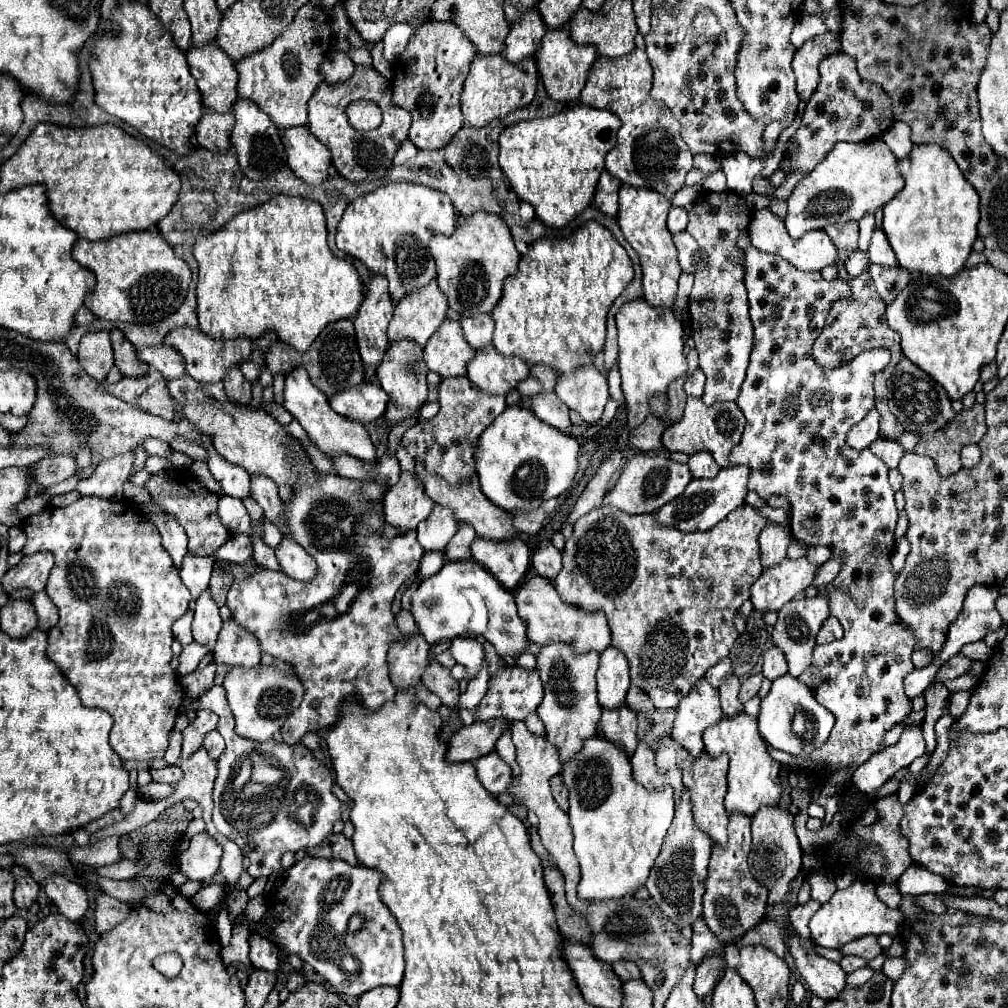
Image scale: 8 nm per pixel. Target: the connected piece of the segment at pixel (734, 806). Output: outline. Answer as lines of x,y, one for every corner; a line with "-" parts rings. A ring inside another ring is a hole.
739,713
737,717
731,719
721,719
717,725
705,731
703,741
705,741
705,751
711,757
719,757
719,755
729,757
729,773
727,773
729,789
725,795
727,815
741,813
753,817
763,805
773,805
773,807
779,805
783,793
779,781
781,765
769,757
765,741
759,737
757,731
757,719
749,717
747,713

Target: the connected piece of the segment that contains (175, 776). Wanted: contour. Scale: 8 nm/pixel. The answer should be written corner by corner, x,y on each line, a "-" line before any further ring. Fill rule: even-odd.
169,765
165,769
151,769
151,775
153,775
153,781
159,781
159,783
177,783
183,777
183,771
177,765

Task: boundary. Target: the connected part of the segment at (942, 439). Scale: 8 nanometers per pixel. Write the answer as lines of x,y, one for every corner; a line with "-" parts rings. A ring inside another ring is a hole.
975,403
969,411
957,413
955,419
937,433
921,437
915,453
931,457
939,475
949,477
961,469
961,447
969,443
979,443
985,435
985,429
985,409
983,405

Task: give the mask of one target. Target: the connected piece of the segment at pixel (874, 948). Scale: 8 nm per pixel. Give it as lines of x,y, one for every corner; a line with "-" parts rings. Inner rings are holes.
861,937
861,939
855,939
851,941
849,945
845,945
843,949
843,955
859,955
863,959
875,959
879,953
883,953
881,945
877,943
877,937

